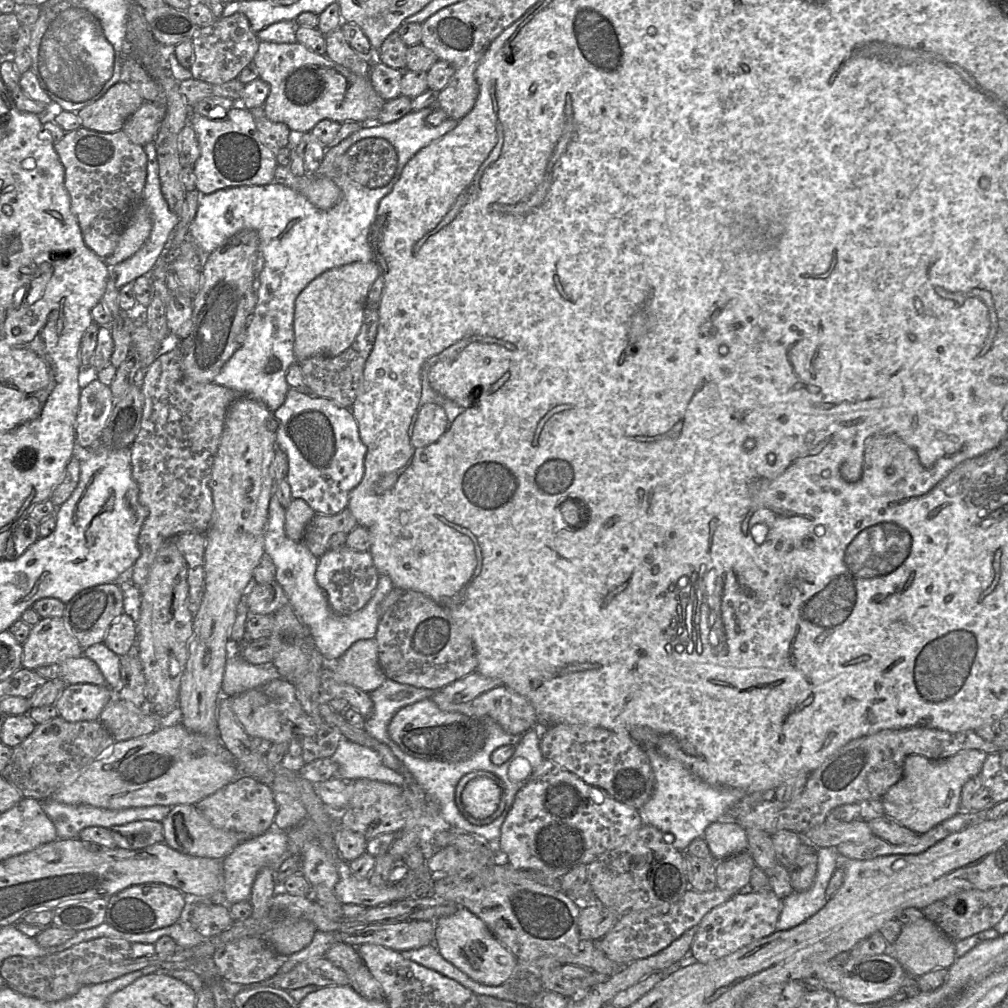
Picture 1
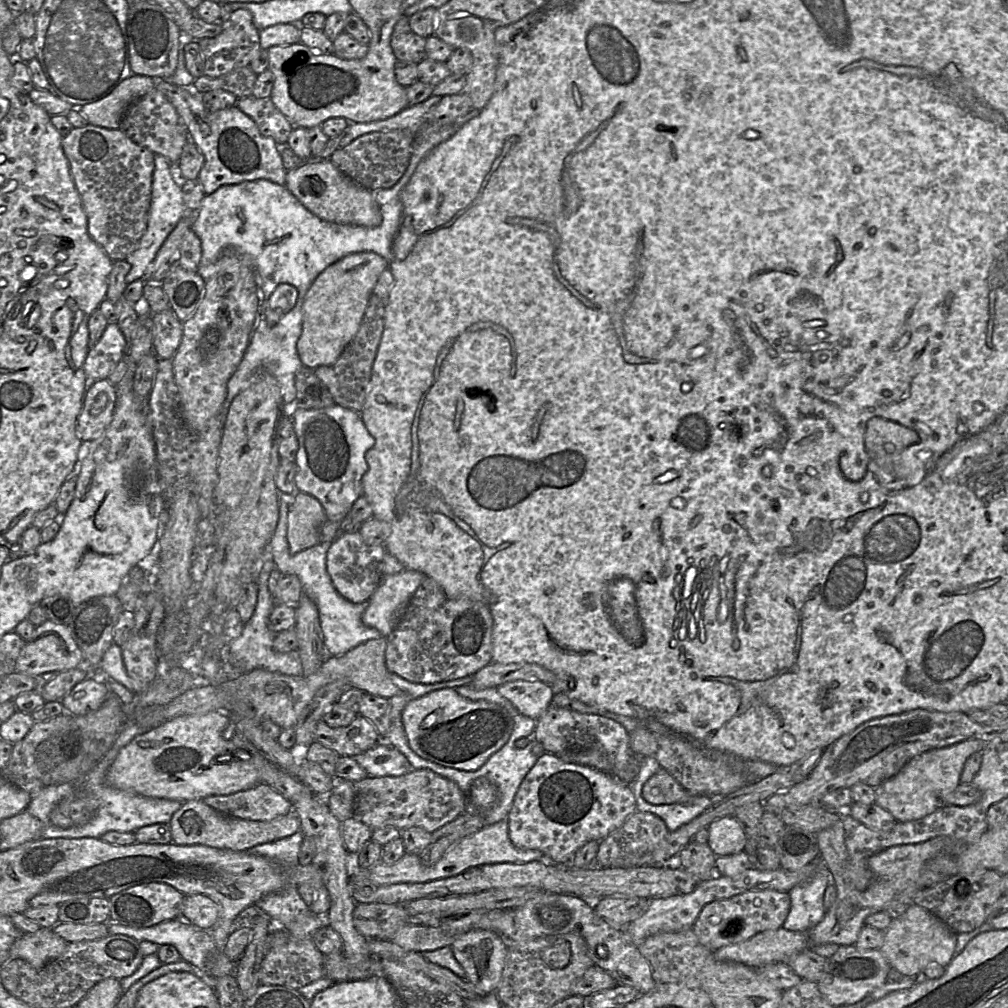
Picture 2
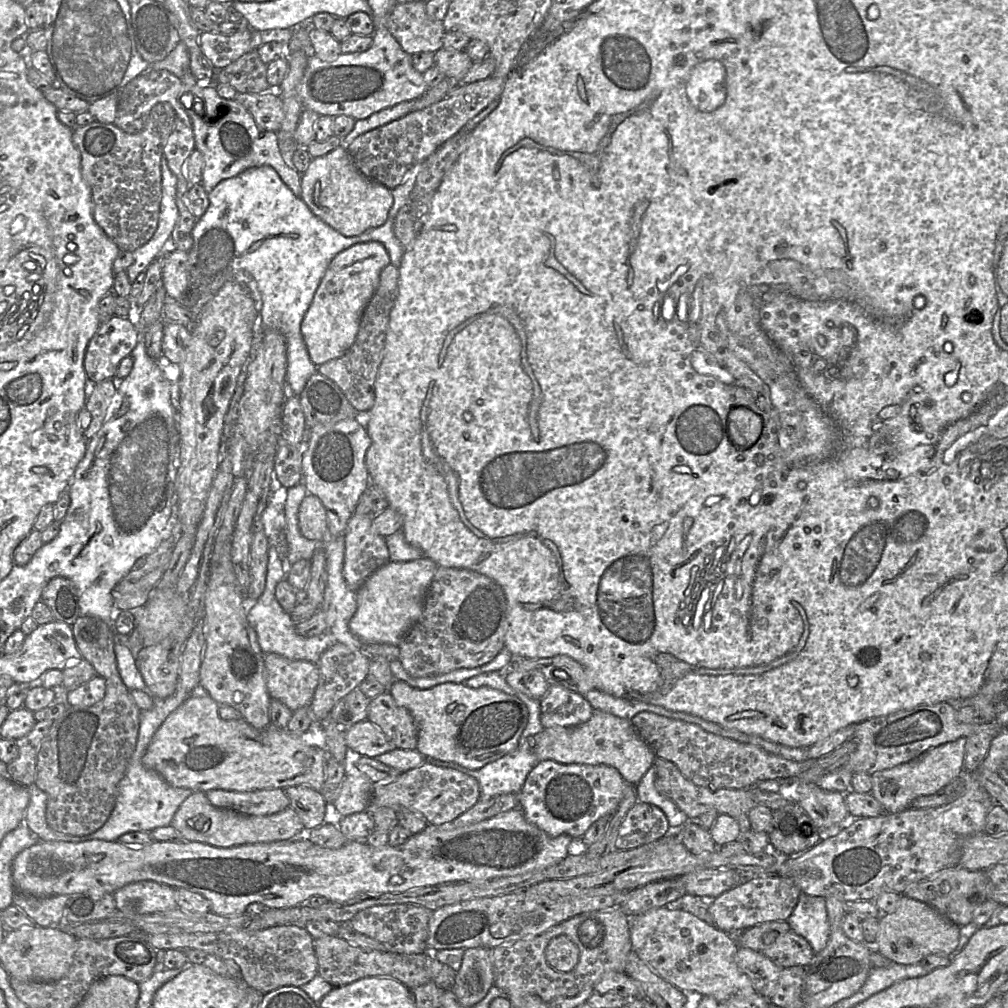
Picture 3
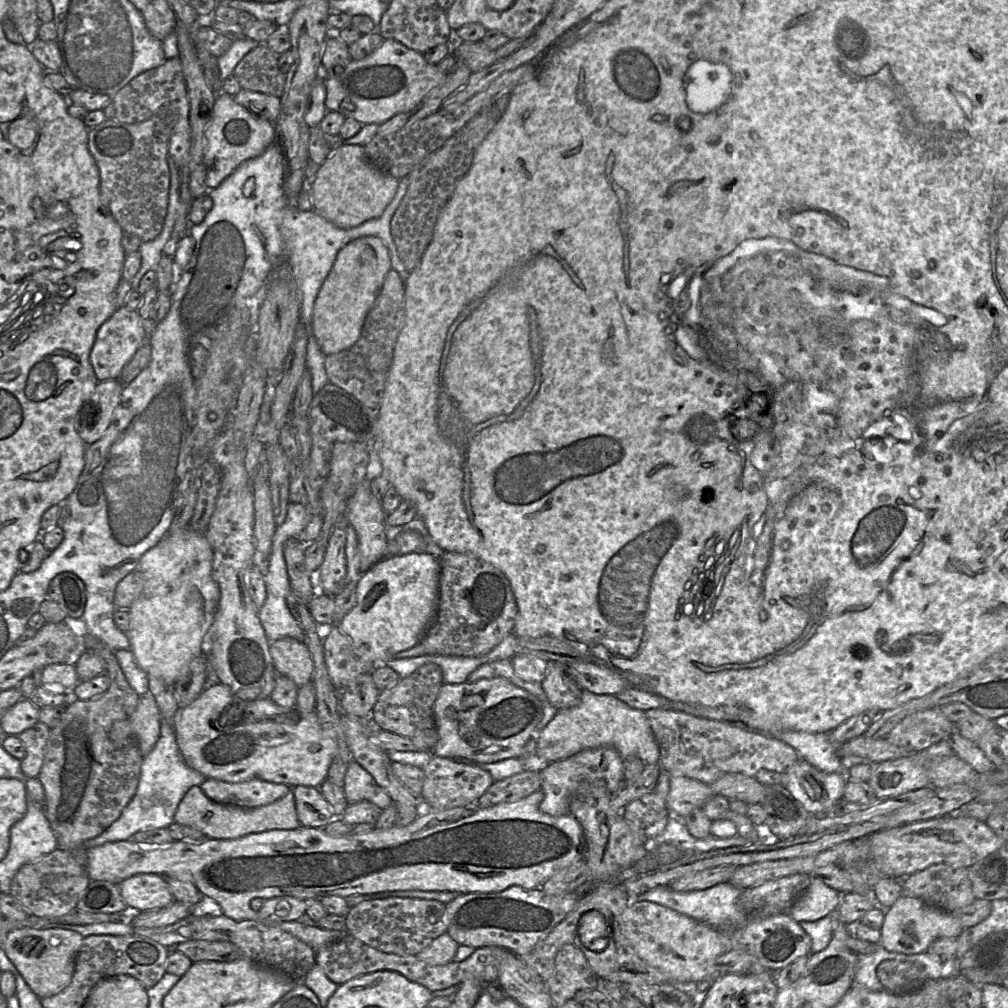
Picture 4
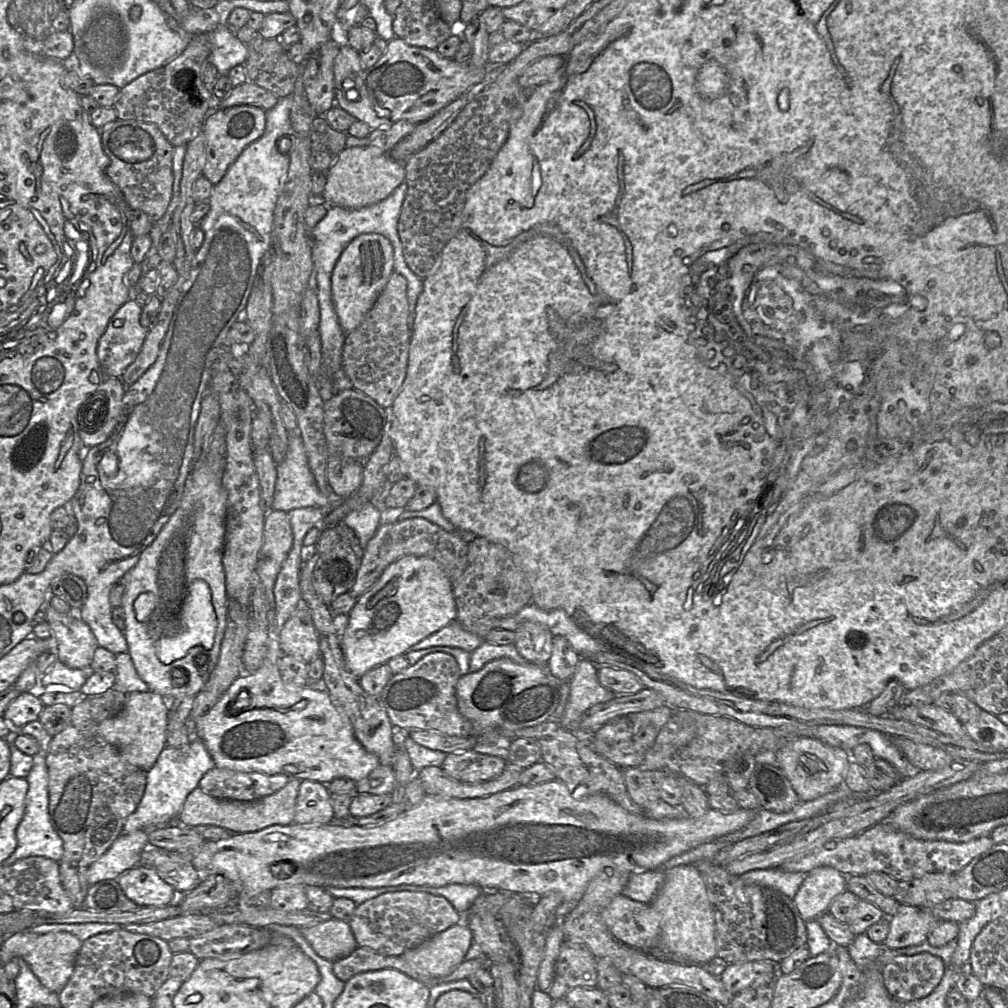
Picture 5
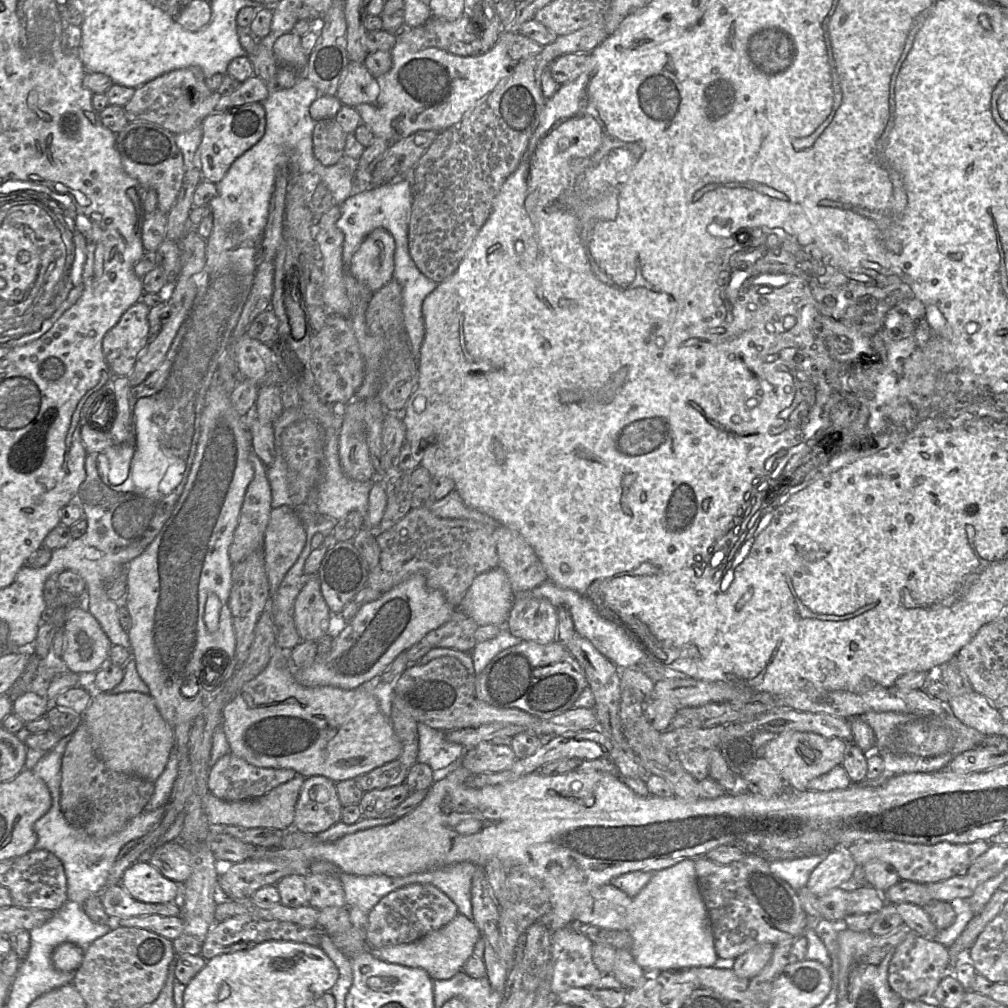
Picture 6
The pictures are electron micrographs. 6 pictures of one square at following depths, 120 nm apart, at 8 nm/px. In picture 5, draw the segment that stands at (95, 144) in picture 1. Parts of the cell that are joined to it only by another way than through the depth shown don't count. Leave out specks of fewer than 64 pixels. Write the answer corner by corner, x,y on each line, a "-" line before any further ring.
117,119
99,130
103,150
110,159
105,175
119,187
130,210
140,210
156,223
172,197
174,147
153,123

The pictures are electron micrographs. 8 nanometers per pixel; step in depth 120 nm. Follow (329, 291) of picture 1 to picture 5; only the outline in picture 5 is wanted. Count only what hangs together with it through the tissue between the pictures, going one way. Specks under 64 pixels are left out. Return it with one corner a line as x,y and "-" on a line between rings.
381,234
359,235
344,248
331,275
331,296
339,324
346,334
362,322
393,272
393,246

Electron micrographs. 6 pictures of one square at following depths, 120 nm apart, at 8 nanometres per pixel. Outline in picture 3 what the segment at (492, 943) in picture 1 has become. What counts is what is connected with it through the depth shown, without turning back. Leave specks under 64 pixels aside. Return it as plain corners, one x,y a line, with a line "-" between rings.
490,948
465,949
451,990
459,1004
464,1007
477,1004
486,996
492,985
494,985
494,971

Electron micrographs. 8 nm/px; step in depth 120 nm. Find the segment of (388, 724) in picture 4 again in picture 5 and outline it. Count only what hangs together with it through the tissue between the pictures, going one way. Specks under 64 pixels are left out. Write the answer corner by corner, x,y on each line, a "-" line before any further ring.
431,653
393,675
379,701
398,732
437,730
450,736
475,736
473,724
458,710
456,685
460,678
459,666
452,655

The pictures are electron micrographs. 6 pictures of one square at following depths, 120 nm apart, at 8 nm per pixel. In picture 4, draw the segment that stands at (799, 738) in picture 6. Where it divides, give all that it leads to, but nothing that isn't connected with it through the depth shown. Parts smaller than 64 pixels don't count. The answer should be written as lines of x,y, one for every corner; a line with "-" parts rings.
800,757
784,773
784,785
811,815
841,800
846,783
847,774
821,771

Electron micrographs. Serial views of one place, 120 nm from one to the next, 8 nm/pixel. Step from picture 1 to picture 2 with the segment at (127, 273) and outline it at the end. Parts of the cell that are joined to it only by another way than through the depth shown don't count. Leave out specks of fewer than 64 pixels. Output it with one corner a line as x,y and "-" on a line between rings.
155,154
154,162
155,168
153,173
147,229
136,249
125,259
131,265
130,271
125,277
126,284
144,278
148,266
154,260
160,247
163,245
172,230
176,227
178,222
187,214
181,188
181,176
179,173
171,174
170,162
162,155

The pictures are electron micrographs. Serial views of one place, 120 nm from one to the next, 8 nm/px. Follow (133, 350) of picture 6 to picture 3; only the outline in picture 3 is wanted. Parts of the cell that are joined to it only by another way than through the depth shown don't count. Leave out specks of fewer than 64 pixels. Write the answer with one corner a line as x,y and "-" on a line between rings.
113,316
101,323
84,358
88,379
94,383
114,379
119,363
130,356
140,340
140,328
133,317

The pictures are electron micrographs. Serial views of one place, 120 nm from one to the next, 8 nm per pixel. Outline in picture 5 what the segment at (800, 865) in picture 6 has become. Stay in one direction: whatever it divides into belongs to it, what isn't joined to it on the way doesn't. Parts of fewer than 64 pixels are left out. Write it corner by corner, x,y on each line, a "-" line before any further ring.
781,868
754,870
740,876
744,882
768,887
793,899
805,876
802,872
787,872

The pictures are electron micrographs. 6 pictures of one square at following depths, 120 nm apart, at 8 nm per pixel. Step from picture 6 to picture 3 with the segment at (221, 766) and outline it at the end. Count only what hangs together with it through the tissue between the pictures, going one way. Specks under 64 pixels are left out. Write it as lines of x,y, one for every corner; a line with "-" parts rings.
281,788
247,792
211,789
205,793
209,802
216,808
229,809
246,815
272,815
290,806
285,790

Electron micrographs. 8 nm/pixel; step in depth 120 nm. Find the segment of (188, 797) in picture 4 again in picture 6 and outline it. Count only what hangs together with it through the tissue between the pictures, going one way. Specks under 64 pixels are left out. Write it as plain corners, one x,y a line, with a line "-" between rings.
297,775
265,795
248,800
226,801
207,792
202,799
203,810
211,825
288,829
293,827
295,805
304,779
303,776

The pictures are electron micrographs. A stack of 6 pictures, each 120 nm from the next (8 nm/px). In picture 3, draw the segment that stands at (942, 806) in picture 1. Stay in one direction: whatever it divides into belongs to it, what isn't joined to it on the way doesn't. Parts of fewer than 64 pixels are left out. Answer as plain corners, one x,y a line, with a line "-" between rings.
967,737
933,747
914,760
889,769
877,771
872,775
872,795
888,813
897,813
908,809
919,796
932,795
942,791
963,773
965,746

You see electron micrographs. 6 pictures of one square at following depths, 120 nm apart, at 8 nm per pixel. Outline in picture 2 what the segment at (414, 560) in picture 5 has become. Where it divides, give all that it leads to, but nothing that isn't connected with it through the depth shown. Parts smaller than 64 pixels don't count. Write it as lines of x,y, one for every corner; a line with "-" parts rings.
404,570
384,577
362,615
364,625
377,629
386,638
425,577
415,570

